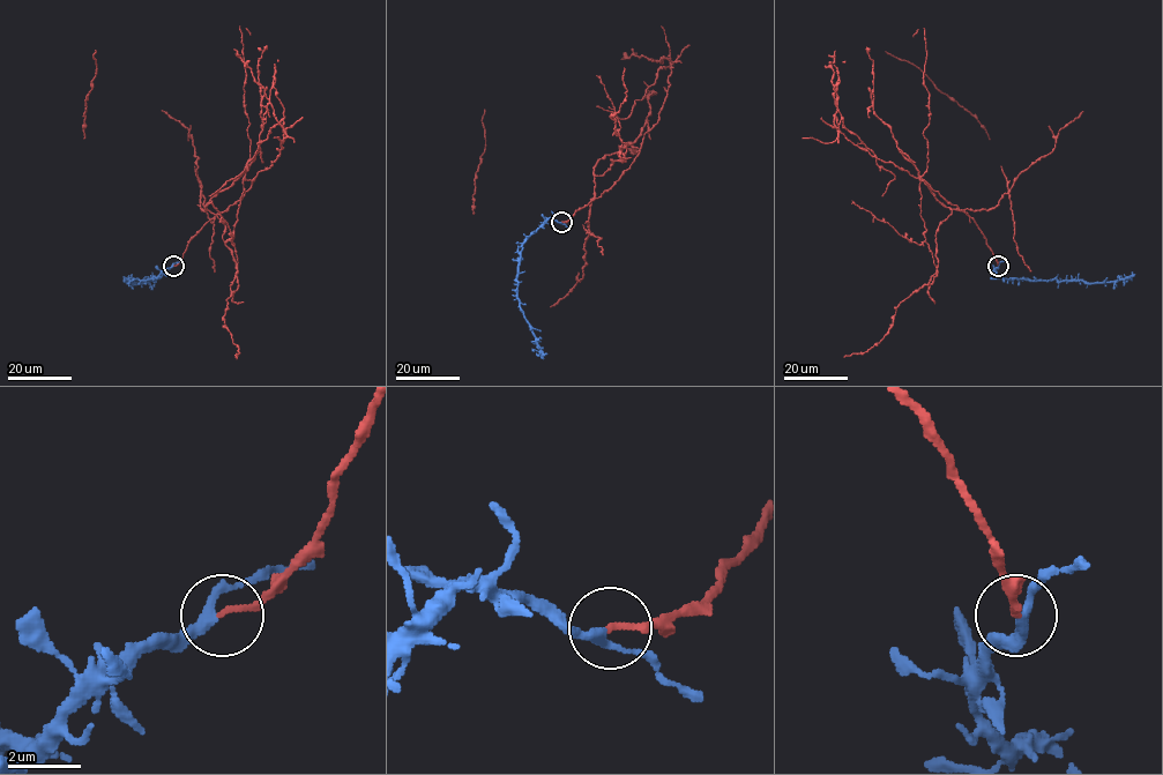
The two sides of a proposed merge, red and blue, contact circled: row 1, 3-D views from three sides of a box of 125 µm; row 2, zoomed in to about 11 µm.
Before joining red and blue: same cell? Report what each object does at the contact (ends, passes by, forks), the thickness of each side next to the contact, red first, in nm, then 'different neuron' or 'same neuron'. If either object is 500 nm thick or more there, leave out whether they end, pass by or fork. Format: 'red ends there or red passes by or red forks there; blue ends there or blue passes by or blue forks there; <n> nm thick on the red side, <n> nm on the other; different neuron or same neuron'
red ends there; blue passes by; 160 nm thick on the red side, 260 nm on the other; different neuron

